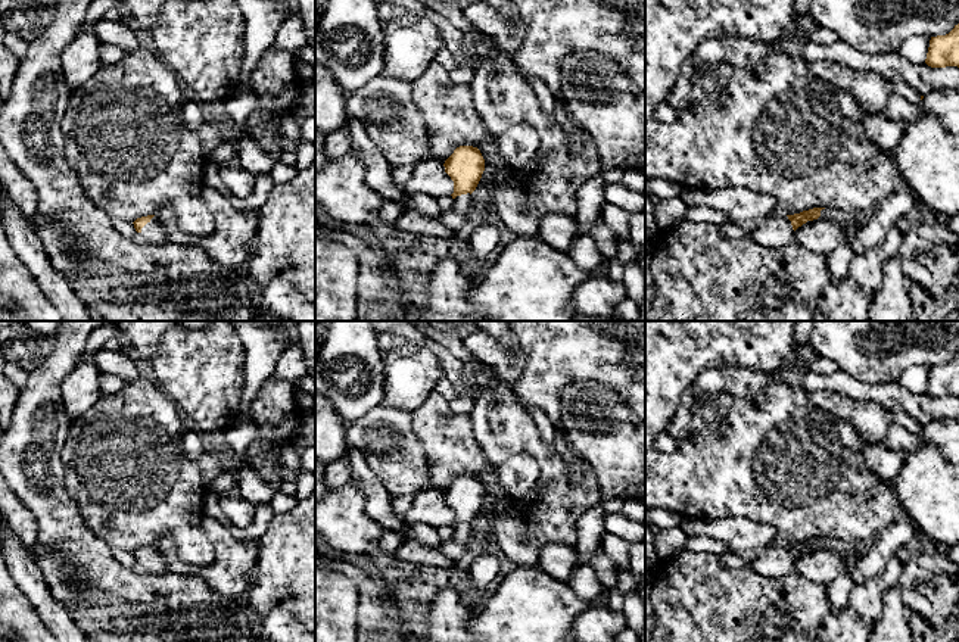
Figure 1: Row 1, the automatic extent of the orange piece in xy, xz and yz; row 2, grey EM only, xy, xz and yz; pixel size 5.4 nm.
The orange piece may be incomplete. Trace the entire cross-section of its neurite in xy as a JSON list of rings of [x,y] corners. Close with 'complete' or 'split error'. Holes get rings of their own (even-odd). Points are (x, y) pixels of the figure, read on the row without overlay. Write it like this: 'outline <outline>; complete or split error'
outline [[[155,545],[137,548],[133,554],[136,561],[143,565],[146,573],[149,574],[166,573],[165,560],[162,554],[155,548]]]; split error

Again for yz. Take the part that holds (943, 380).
outline [[[959,353],[946,365],[931,367],[925,393],[931,398],[959,398]]]; complete

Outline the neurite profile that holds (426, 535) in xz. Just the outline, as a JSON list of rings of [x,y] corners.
[[[414,523],[407,527],[407,536],[426,546],[439,546],[443,540],[436,532],[436,527],[424,523]]]

